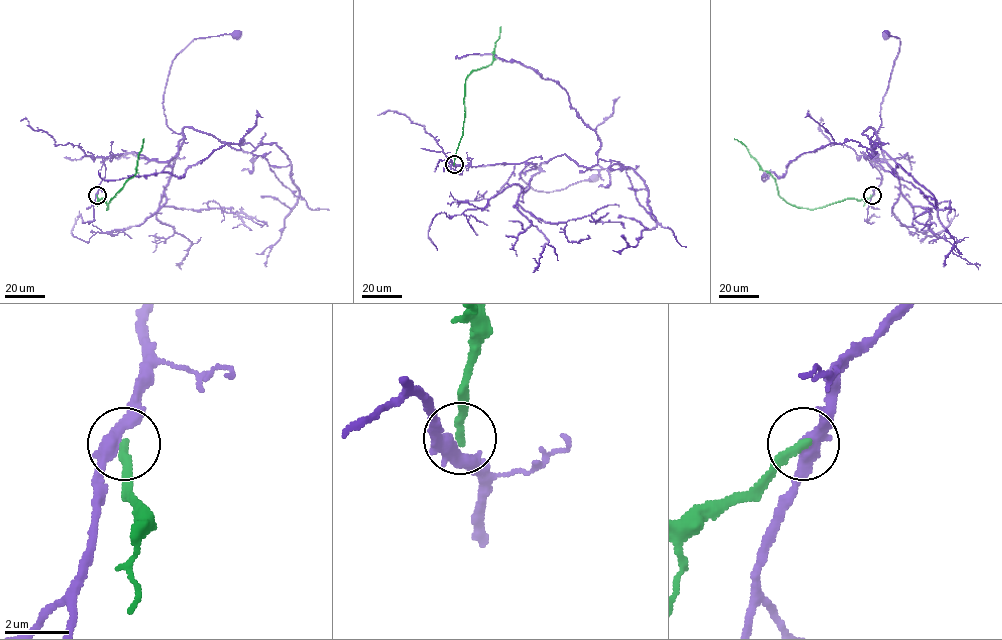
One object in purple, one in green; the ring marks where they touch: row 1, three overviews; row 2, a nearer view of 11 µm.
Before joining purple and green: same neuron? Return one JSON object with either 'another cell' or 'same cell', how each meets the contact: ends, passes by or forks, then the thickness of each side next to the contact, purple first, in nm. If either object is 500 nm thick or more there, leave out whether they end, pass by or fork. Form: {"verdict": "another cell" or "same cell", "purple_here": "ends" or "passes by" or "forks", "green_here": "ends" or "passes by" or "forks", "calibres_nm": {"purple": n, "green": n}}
{"verdict": "another cell", "purple_here": "passes by", "green_here": "ends", "calibres_nm": {"purple": 440, "green": 280}}

